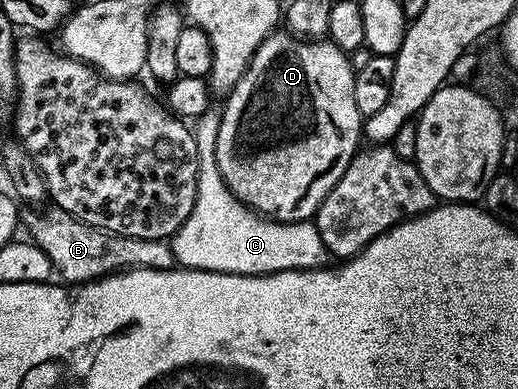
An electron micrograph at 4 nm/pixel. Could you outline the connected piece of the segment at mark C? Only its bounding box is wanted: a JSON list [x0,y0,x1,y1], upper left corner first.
[171,109,327,275]

